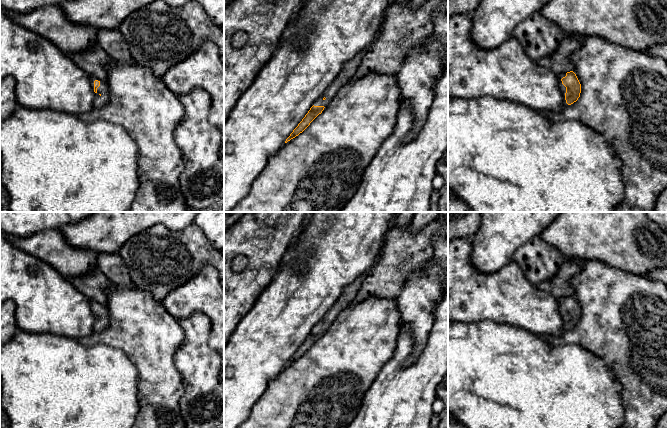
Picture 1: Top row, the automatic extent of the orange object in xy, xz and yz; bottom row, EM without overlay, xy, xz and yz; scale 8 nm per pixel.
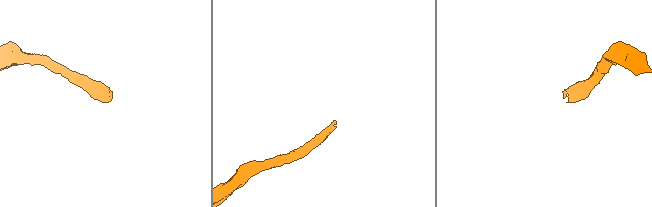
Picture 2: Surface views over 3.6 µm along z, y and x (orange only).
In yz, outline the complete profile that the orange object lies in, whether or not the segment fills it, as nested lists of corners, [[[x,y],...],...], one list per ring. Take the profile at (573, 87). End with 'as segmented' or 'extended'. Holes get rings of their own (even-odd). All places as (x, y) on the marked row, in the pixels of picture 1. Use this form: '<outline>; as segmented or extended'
[[[573,71],[559,75],[559,86],[564,96],[564,106],[573,104],[581,93],[581,84]]]; extended

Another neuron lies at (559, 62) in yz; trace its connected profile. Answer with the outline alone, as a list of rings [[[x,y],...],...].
[[[576,37],[564,38],[553,54],[542,58],[537,63],[557,75],[570,72],[573,70],[571,55],[582,46]]]

